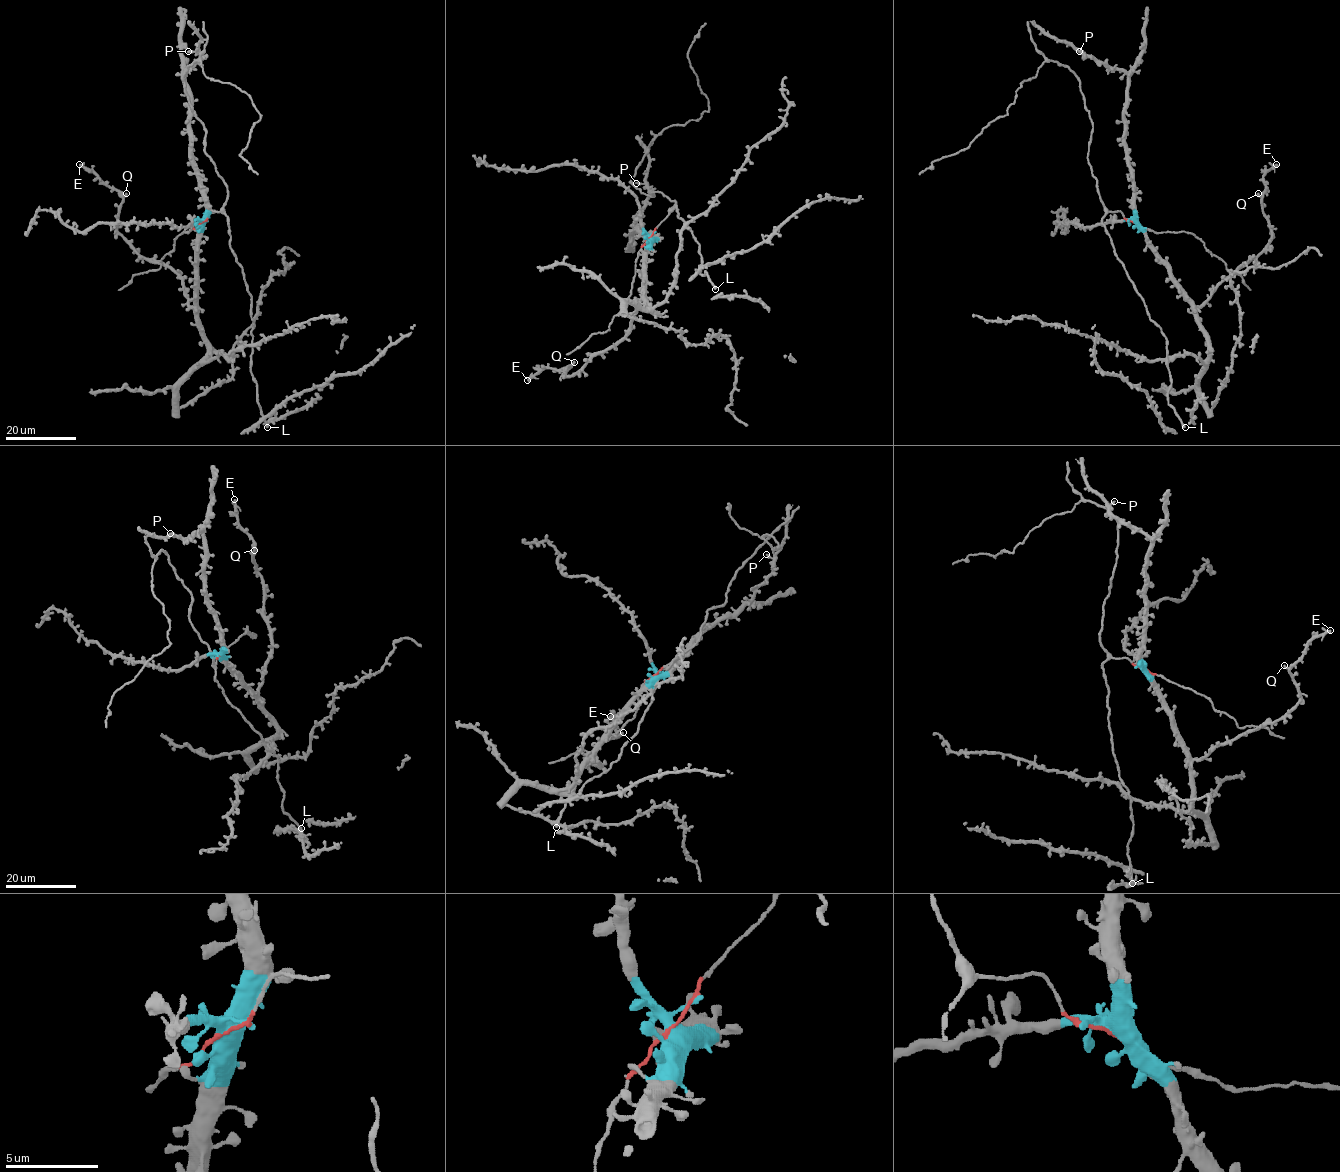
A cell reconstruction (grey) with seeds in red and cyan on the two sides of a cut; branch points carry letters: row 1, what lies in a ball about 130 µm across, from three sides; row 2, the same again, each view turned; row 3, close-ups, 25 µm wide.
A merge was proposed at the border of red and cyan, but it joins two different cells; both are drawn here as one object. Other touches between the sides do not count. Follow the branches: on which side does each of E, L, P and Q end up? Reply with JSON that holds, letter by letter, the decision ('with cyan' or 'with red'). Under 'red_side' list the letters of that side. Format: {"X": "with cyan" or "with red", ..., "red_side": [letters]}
{"E": "with cyan", "L": "with red", "P": "with cyan", "Q": "with cyan", "red_side": ["L"]}

